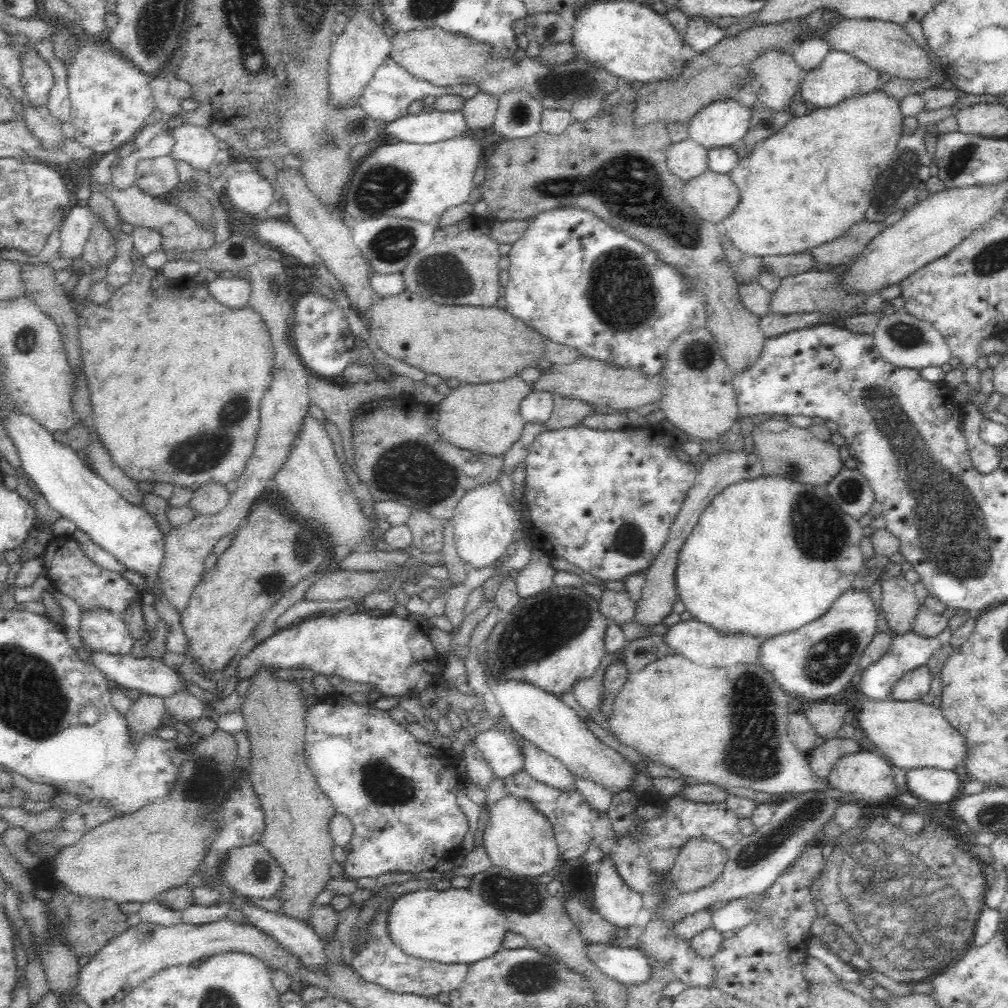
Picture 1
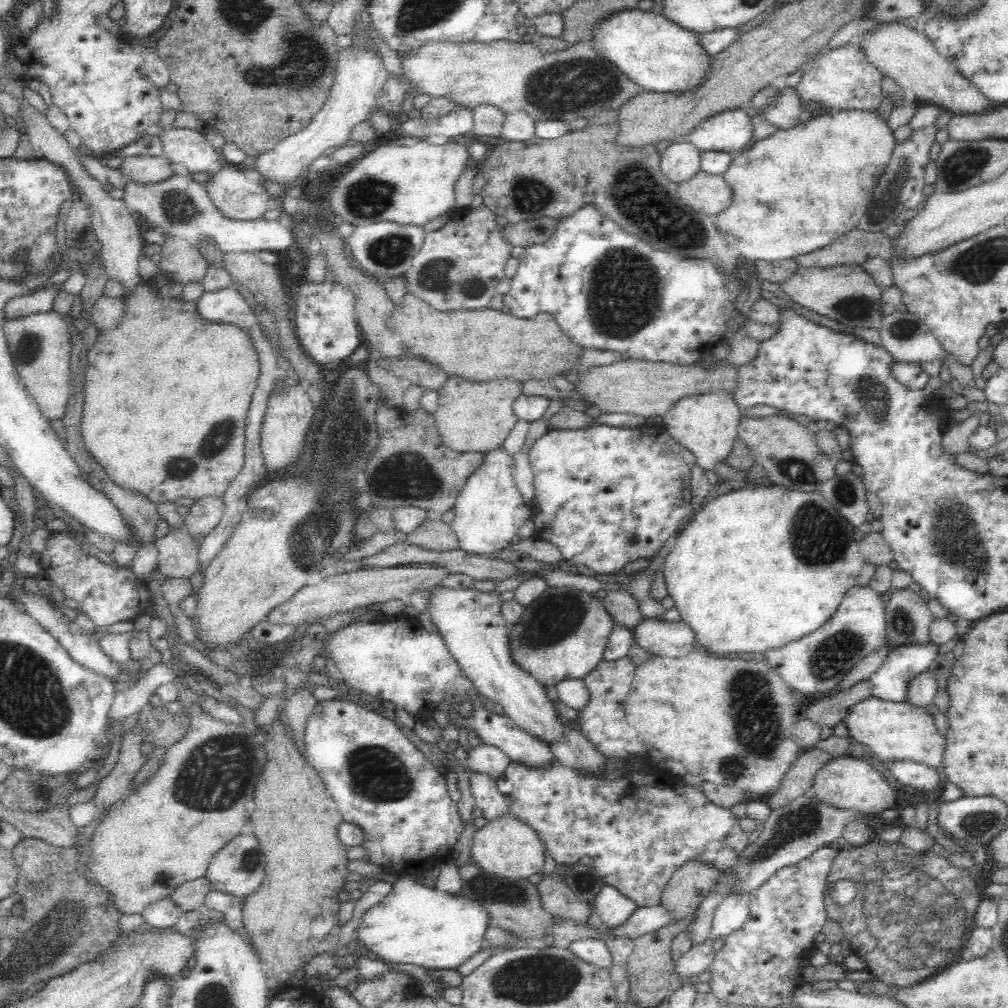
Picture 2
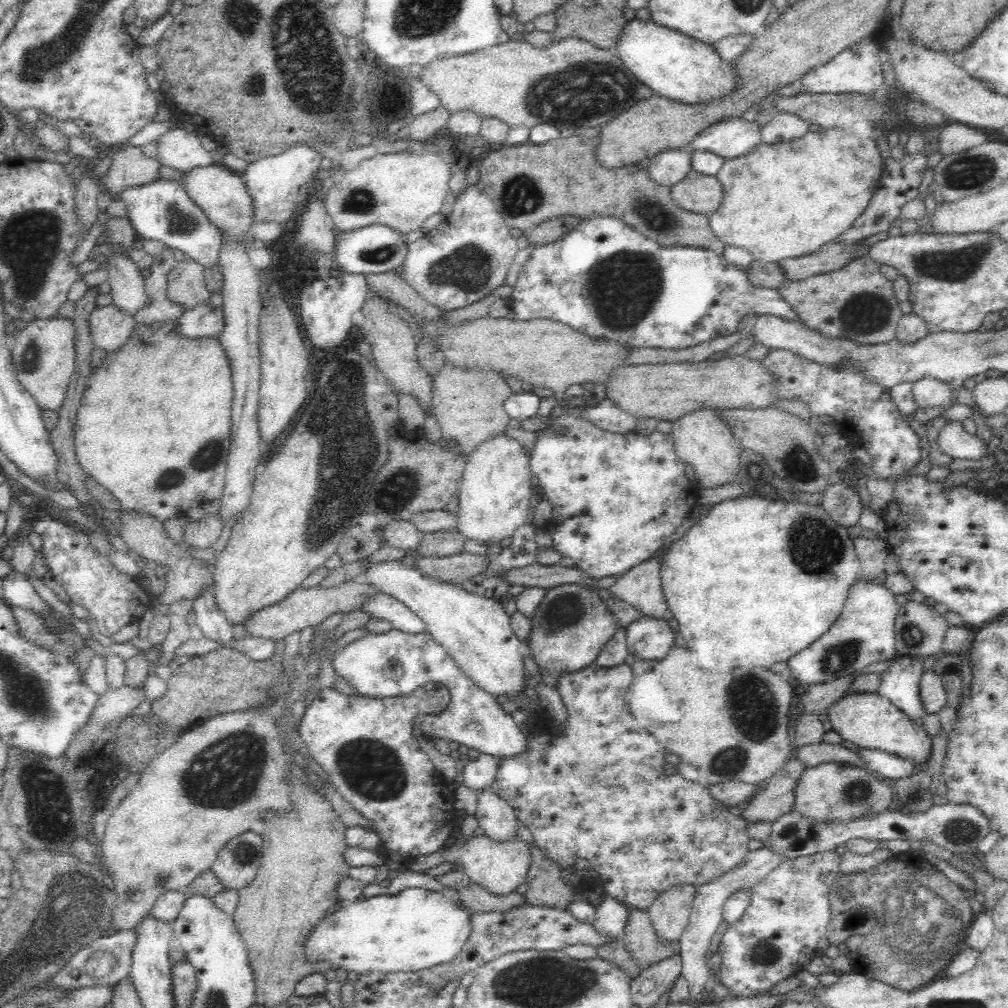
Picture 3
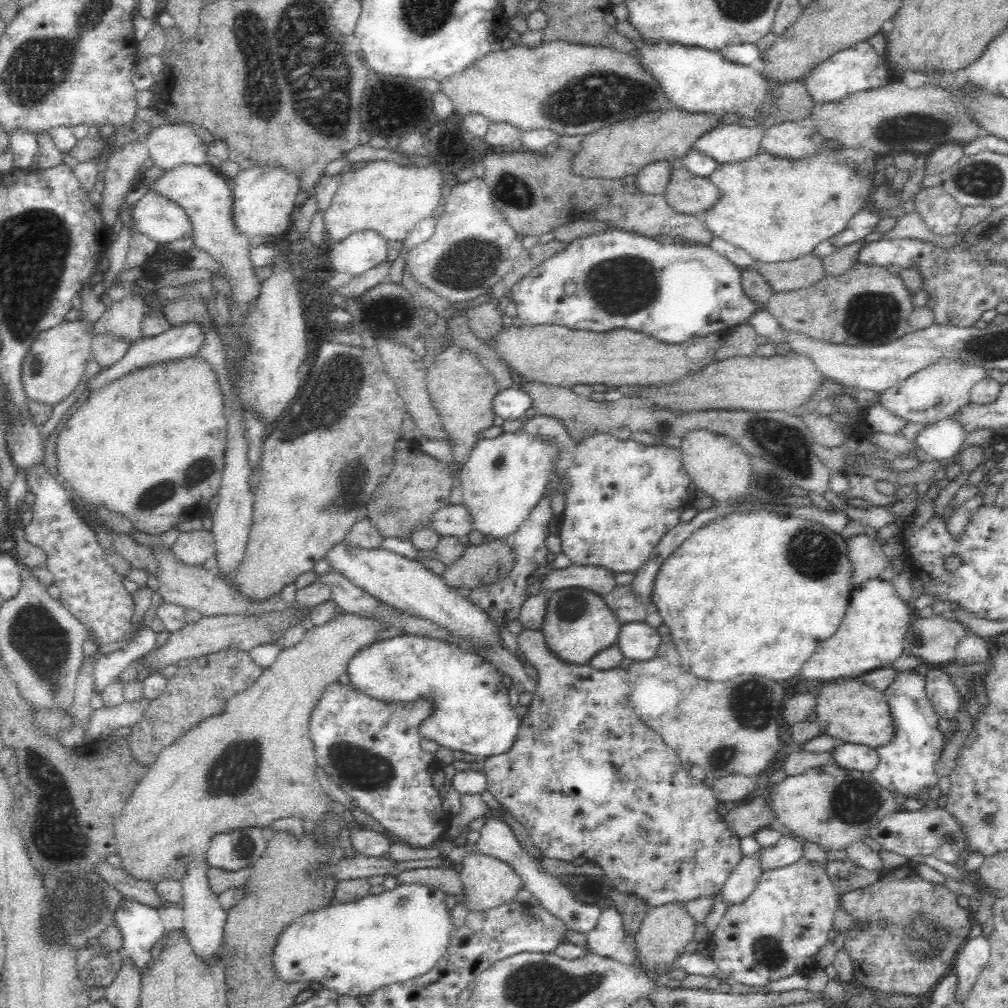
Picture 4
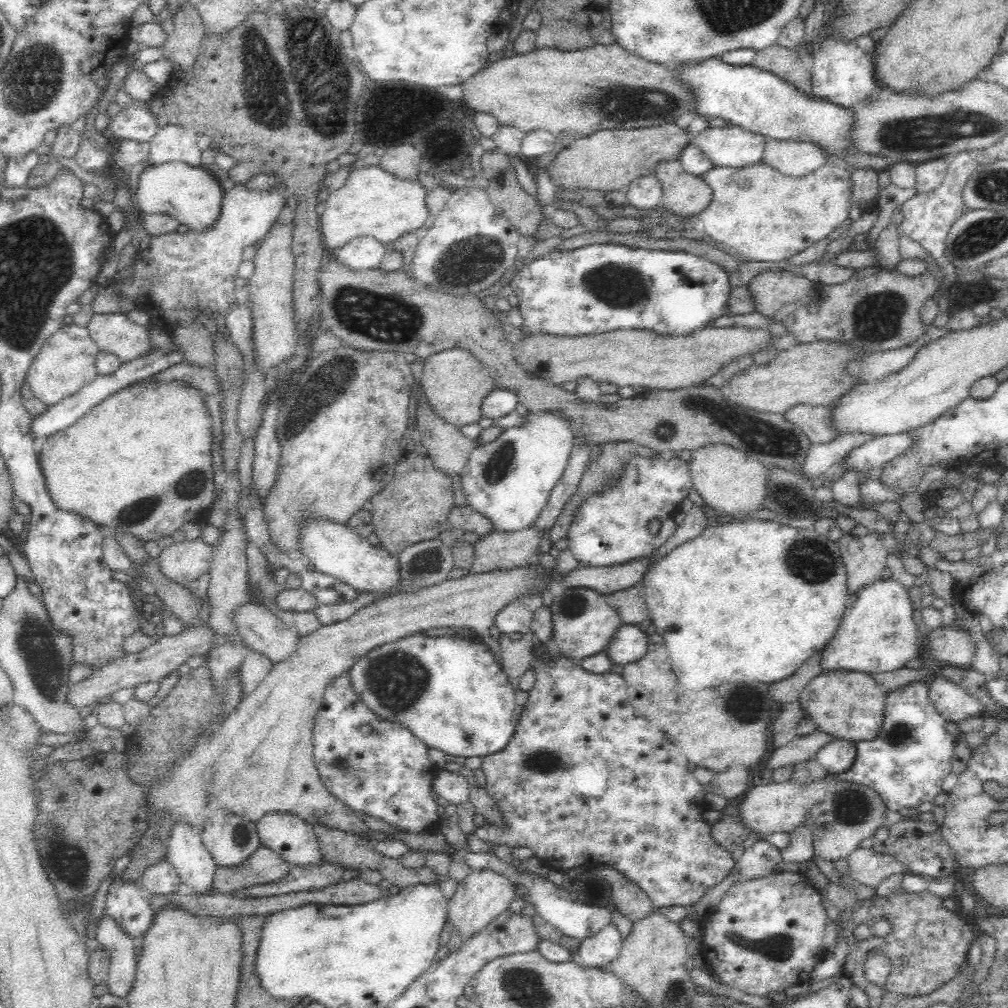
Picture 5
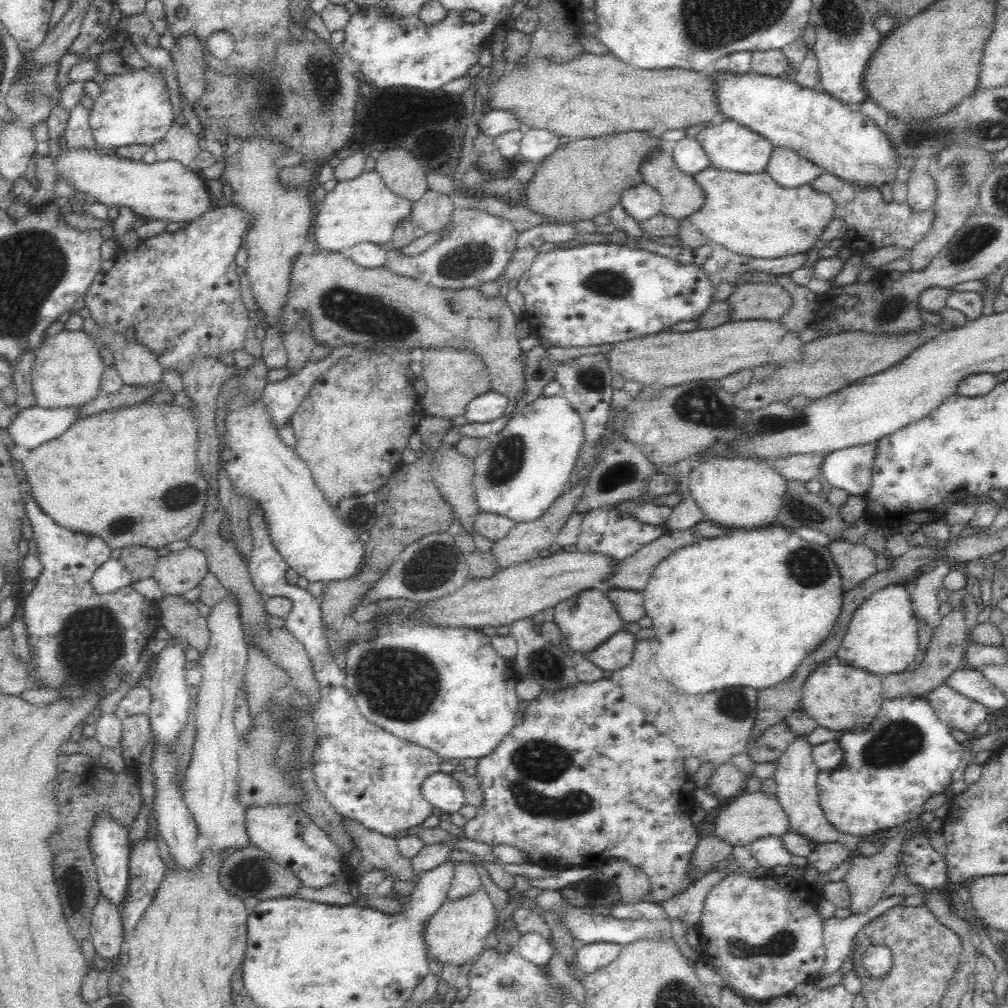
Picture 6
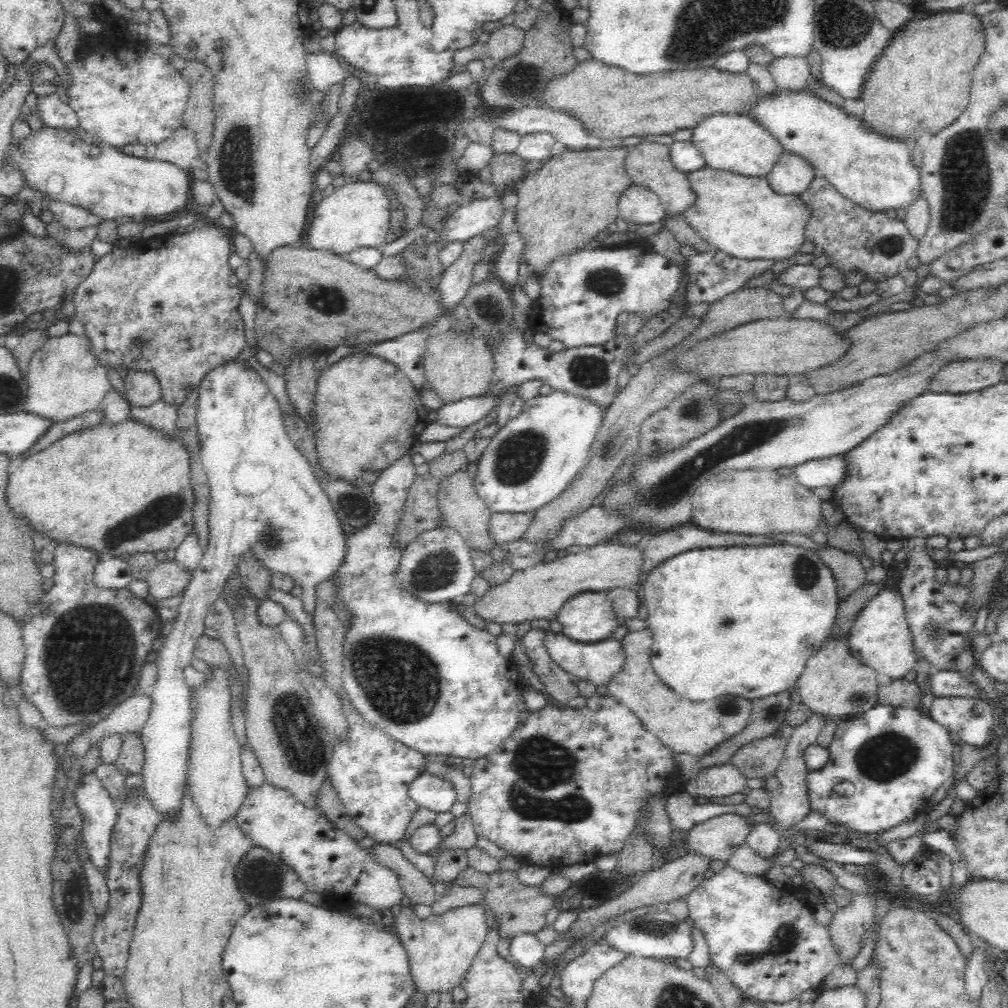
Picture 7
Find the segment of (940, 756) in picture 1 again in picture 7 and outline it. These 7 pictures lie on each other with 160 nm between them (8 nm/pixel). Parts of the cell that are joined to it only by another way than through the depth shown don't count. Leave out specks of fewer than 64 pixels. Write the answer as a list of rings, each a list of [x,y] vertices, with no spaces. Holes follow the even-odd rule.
[[[833,636],[818,648],[805,663],[803,674],[796,682],[802,703],[814,713],[824,715],[828,722],[836,717],[847,719],[861,716],[877,706],[877,673],[852,655],[847,636]]]

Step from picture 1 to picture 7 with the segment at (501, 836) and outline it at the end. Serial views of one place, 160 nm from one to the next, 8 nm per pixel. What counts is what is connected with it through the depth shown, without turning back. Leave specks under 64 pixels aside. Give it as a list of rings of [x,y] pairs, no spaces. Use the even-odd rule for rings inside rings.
[[[413,905],[401,907],[401,911],[395,915],[395,930],[400,943],[406,949],[406,955],[408,955],[408,969],[410,969],[410,977],[414,981],[414,992],[418,991],[424,995],[432,992],[440,994],[452,991],[455,986],[461,984],[463,976],[470,968],[471,962],[487,937],[488,926],[484,912],[482,905],[468,905],[450,909],[440,916],[430,915],[426,919],[420,920],[413,911]]]

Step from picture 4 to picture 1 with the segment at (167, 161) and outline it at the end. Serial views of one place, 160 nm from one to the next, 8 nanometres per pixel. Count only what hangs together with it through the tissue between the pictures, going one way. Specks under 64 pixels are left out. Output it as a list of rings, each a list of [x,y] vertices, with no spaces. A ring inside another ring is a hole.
[[[192,124],[166,128],[164,133],[174,137],[174,146],[170,150],[173,160],[187,162],[195,171],[207,171],[214,164],[218,152],[218,140],[207,127]]]

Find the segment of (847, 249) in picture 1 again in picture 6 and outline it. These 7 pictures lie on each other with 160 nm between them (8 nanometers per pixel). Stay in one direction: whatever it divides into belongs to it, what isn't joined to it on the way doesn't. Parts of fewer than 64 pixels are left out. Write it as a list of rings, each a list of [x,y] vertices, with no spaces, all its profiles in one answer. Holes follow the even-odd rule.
[[[744,283],[736,284],[729,297],[729,314],[731,321],[779,319],[790,309],[790,295],[778,283]]]

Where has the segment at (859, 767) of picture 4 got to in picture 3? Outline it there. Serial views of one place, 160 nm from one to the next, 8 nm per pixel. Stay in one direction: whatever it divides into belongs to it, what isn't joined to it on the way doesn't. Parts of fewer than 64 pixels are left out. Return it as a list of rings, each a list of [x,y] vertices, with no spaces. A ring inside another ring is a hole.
[[[859,747],[856,754],[864,762],[865,768],[876,771],[890,779],[910,776],[915,773],[919,766],[911,758],[905,759],[885,750],[870,750]]]

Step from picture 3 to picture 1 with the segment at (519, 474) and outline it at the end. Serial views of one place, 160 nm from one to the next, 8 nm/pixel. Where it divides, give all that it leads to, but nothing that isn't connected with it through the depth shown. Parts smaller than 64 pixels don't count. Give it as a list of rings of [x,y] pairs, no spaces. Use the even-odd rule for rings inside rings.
[[[490,480],[484,484],[478,484],[478,487],[470,488],[458,502],[452,516],[454,525],[455,550],[463,562],[467,563],[469,569],[482,568],[492,565],[497,558],[506,552],[508,544],[515,540],[522,529],[523,510],[516,509],[506,498],[500,483],[497,480]]]

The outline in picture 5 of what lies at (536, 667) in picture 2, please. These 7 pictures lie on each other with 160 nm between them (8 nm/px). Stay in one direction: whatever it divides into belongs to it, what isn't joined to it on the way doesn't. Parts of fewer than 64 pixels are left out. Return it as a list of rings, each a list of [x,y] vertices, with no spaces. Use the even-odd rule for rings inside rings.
[[[591,588],[557,590],[550,607],[553,620],[551,644],[560,654],[568,658],[586,658],[603,652],[618,628],[623,625],[619,614],[607,603],[605,595]]]

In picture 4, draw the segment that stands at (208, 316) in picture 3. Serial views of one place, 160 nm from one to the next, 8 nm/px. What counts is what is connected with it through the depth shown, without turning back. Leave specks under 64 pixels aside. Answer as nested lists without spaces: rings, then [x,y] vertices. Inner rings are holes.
[[[180,324],[180,326],[174,326],[174,328],[171,327],[158,336],[142,336],[128,347],[126,354],[118,360],[116,364],[105,369],[103,368],[94,374],[94,376],[86,380],[88,395],[91,395],[98,389],[104,388],[106,383],[118,380],[135,370],[146,368],[150,365],[157,365],[158,363],[179,361],[183,358],[198,356],[198,351],[202,346],[202,340],[204,340],[204,333],[202,333],[202,326],[200,324]]]

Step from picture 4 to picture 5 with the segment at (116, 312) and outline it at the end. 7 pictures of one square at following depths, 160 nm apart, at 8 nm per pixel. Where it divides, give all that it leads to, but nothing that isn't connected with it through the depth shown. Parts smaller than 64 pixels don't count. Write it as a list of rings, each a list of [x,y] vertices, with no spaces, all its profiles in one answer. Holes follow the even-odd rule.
[[[121,312],[94,314],[86,328],[99,349],[116,355],[122,365],[143,357],[152,348],[146,328],[130,322]]]

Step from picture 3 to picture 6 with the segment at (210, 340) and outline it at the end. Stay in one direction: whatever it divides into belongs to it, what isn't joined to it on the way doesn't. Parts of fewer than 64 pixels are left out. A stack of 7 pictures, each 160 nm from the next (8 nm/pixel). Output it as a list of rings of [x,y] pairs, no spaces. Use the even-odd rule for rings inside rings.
[[[136,403],[129,407],[101,412],[74,421],[70,428],[58,438],[32,449],[30,456],[23,463],[22,470],[24,470],[25,480],[28,481],[30,495],[38,503],[42,512],[54,520],[58,526],[77,533],[96,535],[106,541],[111,550],[121,550],[121,548],[134,545],[158,549],[176,540],[186,540],[202,520],[202,512],[206,504],[206,479],[197,463],[196,440],[196,425],[194,425],[194,417],[190,415],[190,411],[181,407],[174,408],[174,405],[170,403]]]

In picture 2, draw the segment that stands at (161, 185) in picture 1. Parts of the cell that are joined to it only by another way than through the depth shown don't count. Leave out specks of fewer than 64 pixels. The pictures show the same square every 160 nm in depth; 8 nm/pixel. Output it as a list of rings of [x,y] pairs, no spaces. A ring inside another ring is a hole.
[[[134,155],[122,158],[118,169],[124,178],[139,184],[158,183],[175,175],[164,156]]]

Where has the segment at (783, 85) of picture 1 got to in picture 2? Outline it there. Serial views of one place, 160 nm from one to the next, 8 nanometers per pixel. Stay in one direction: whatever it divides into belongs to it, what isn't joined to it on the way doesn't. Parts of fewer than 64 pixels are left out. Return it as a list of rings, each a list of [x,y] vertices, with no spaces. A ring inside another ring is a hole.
[[[785,87],[775,101],[762,109],[764,118],[776,131],[794,128],[800,123],[802,100],[794,87]]]

